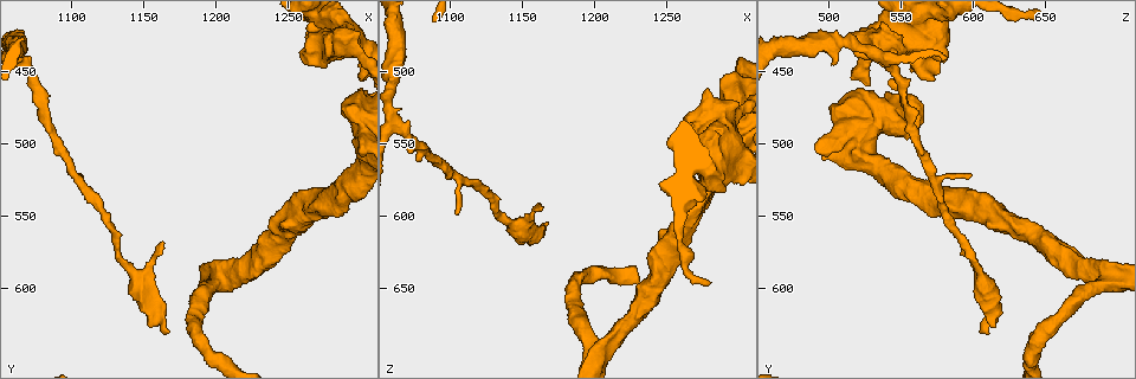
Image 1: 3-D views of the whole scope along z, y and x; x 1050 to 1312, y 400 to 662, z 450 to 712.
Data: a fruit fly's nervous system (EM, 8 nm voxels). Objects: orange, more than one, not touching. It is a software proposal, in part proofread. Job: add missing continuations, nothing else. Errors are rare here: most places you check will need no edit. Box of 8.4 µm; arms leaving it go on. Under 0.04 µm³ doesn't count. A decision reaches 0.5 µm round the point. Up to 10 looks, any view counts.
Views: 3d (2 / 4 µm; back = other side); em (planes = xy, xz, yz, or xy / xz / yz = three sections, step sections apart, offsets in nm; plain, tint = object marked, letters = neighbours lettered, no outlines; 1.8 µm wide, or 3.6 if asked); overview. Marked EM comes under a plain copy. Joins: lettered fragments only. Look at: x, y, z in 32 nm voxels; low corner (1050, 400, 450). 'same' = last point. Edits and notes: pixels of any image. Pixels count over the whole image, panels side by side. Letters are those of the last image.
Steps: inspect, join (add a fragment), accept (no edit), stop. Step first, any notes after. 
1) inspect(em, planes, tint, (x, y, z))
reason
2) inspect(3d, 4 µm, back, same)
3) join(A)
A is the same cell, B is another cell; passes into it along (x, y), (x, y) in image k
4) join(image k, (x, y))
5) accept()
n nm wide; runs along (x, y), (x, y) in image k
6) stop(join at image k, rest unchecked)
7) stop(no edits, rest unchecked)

inspect(em, 3.6 µm, planes, tint, (1280, 424, 578))
thick turns thin

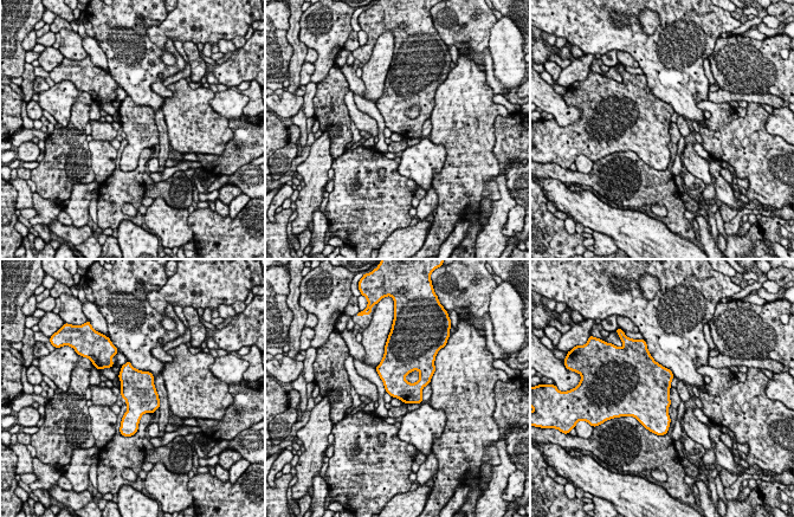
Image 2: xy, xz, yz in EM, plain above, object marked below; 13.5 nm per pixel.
inspect(em, 3.6 µm, planes, letters, same)
what lies round it

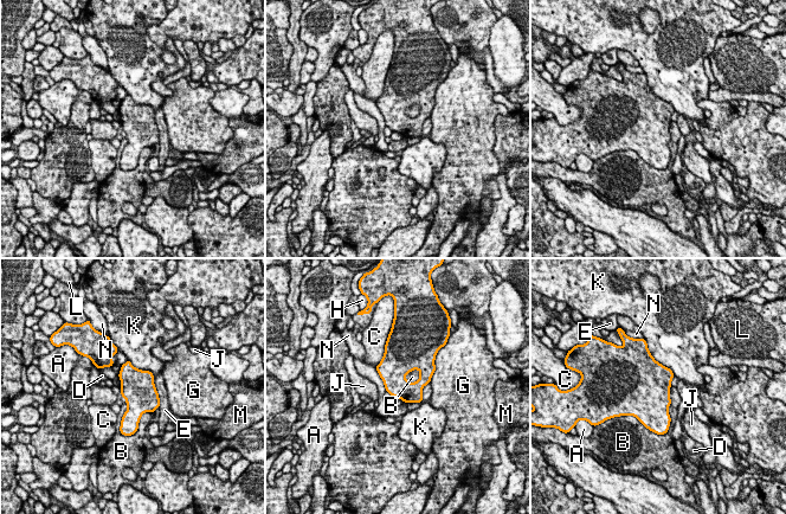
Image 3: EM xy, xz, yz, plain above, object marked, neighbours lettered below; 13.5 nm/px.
accept()
A, B, C, D, E, G, H, J, K, L, M and N are other cells; border along (671, 386), (669, 393), (670, 404) in image 3; no lettered fragment goes on from it

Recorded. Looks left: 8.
inspect(em, 3.6 µm, planes, letters, (1300, 478, 512))
thick turns thin

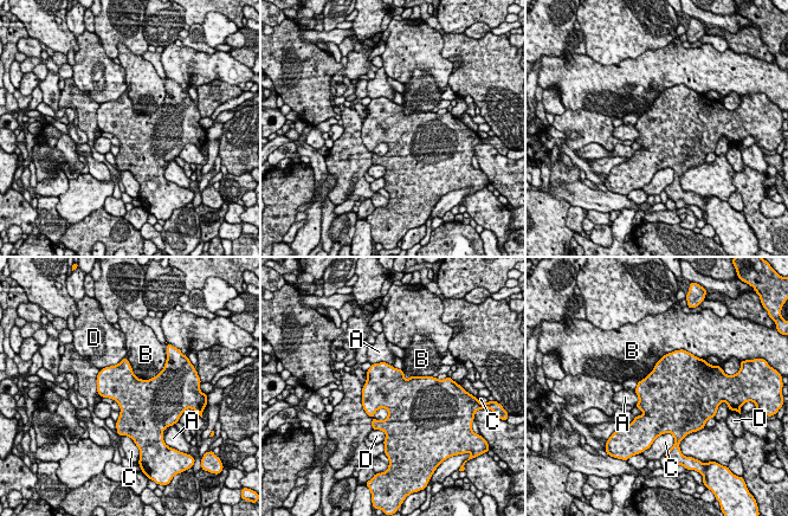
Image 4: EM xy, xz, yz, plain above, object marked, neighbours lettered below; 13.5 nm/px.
accept()
A, B, C and D are other cells; no lettered fragment goes on from it

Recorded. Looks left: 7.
inspect(em, planes, tint, (1164, 568, 594))
thin end

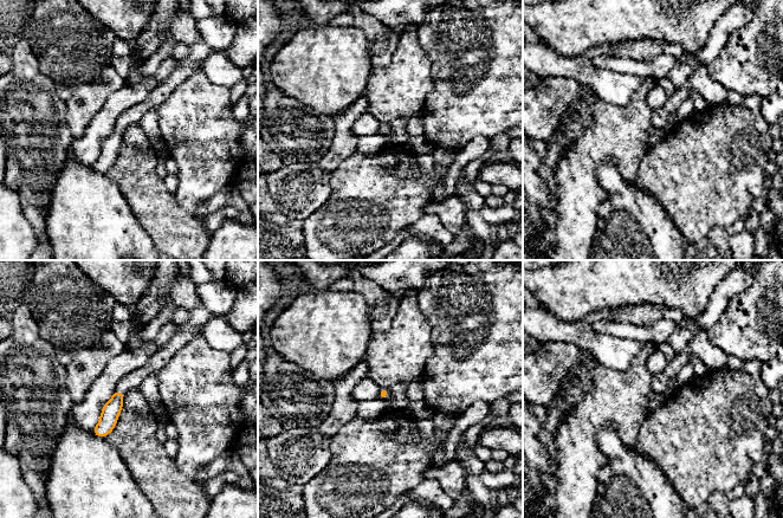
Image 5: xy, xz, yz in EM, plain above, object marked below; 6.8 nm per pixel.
inspect(em, planes, letters, same)

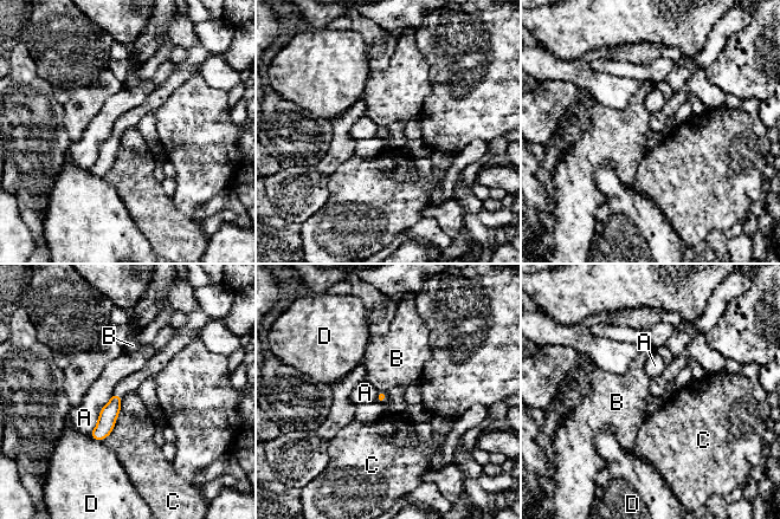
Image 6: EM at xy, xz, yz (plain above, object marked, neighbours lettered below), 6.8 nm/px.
accept()
A, B, C and D are other cells; border along (378, 390), (385, 391) in image 6; none of them fits

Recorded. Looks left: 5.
inspect(3d, 2 µm, (1170, 630, 604))
free end

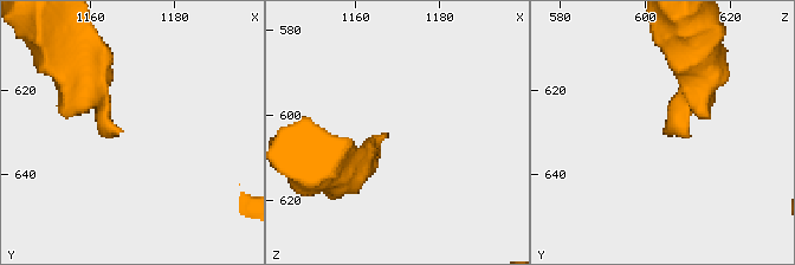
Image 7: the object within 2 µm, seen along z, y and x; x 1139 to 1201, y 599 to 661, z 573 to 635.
inspect(em, xz, step 8, letters, (1167, 630, 605))
need the tissue

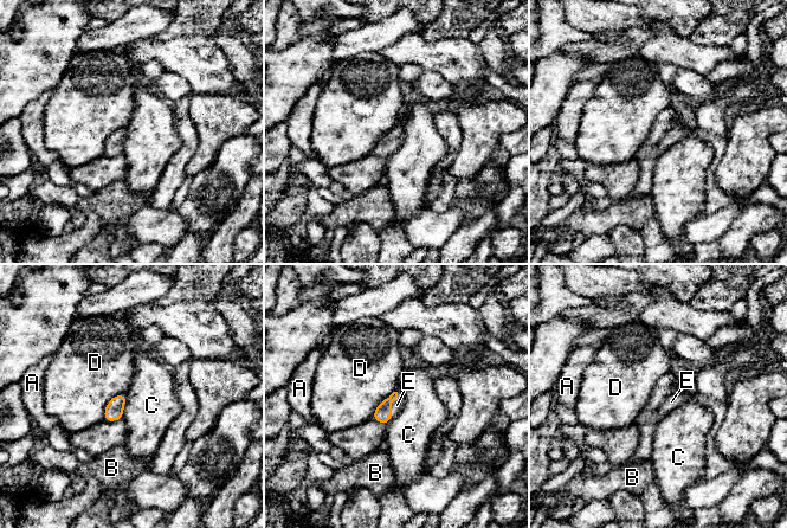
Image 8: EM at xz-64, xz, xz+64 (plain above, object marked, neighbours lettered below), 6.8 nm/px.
inspect(em, planes, letters, same)
another direction

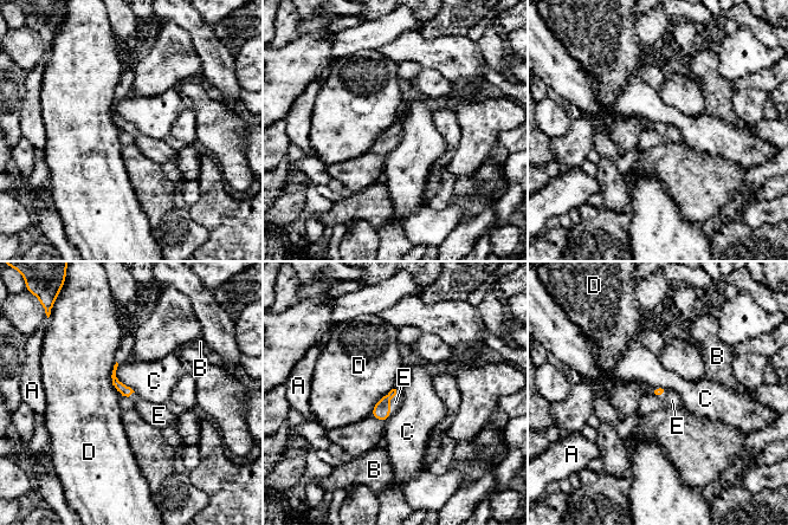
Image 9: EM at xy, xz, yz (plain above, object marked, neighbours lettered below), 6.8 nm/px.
join(image 9, (395, 402))
E is the same cell, A, B, C and D are other cells; the neuron continues

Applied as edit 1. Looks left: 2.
stop(join at image 9, rest unchecked)

